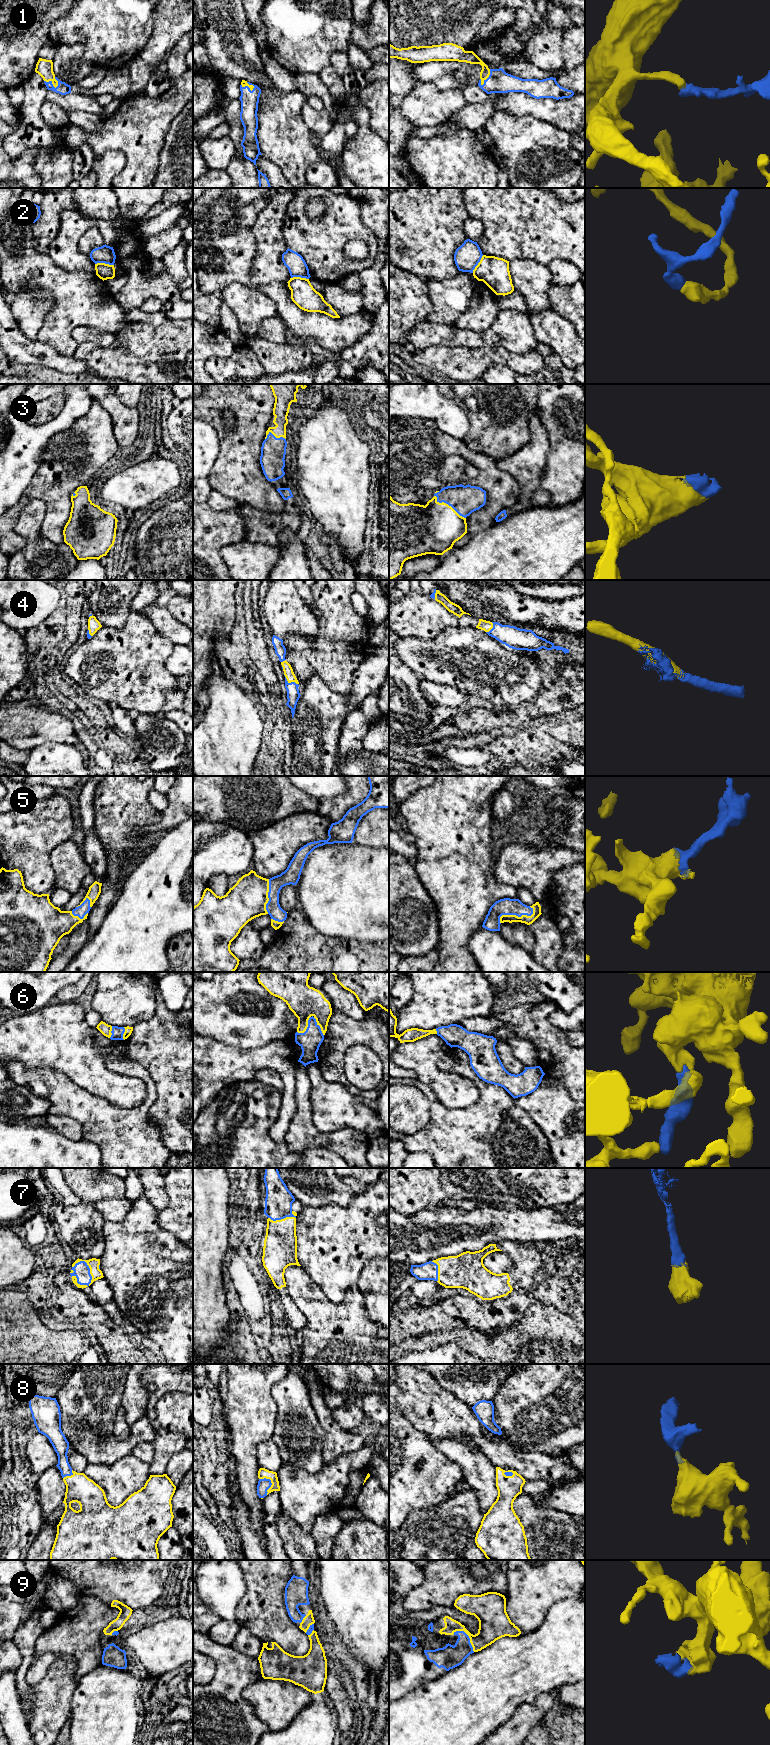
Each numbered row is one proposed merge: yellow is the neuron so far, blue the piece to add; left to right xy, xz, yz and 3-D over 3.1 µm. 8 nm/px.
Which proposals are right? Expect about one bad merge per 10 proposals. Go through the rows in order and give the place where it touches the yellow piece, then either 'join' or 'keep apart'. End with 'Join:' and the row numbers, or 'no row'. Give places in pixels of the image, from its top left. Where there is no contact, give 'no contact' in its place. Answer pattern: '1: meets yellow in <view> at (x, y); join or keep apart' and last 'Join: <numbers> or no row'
1: meets yellow in xy at (52, 83); join
2: meets yellow in xy at (104, 263); keep apart
3: meets yellow in yz at (448, 505); join
4: meets yellow in xz at (289, 682); join
5: meets yellow in yz at (516, 916); join
6: meets yellow in xz at (307, 1026); join
7: meets yellow in xy at (90, 1272); join
8: meets yellow in xz at (271, 1482); join
9: meets yellow in yz at (468, 1635); join
Join: 1, 3, 4, 5, 6, 7, 8, 9

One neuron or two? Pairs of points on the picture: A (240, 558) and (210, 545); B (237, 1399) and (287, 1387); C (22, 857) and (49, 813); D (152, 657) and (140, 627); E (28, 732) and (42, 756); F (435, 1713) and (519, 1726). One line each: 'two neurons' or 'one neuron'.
A: two neurons
B: two neurons
C: one neuron
D: one neuron
E: two neurons
F: two neurons

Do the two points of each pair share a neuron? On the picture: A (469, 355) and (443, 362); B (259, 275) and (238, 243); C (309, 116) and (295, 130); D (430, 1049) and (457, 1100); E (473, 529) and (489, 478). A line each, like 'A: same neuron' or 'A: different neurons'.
A: same neuron
B: different neurons
C: different neurons
D: same neuron
E: same neuron

